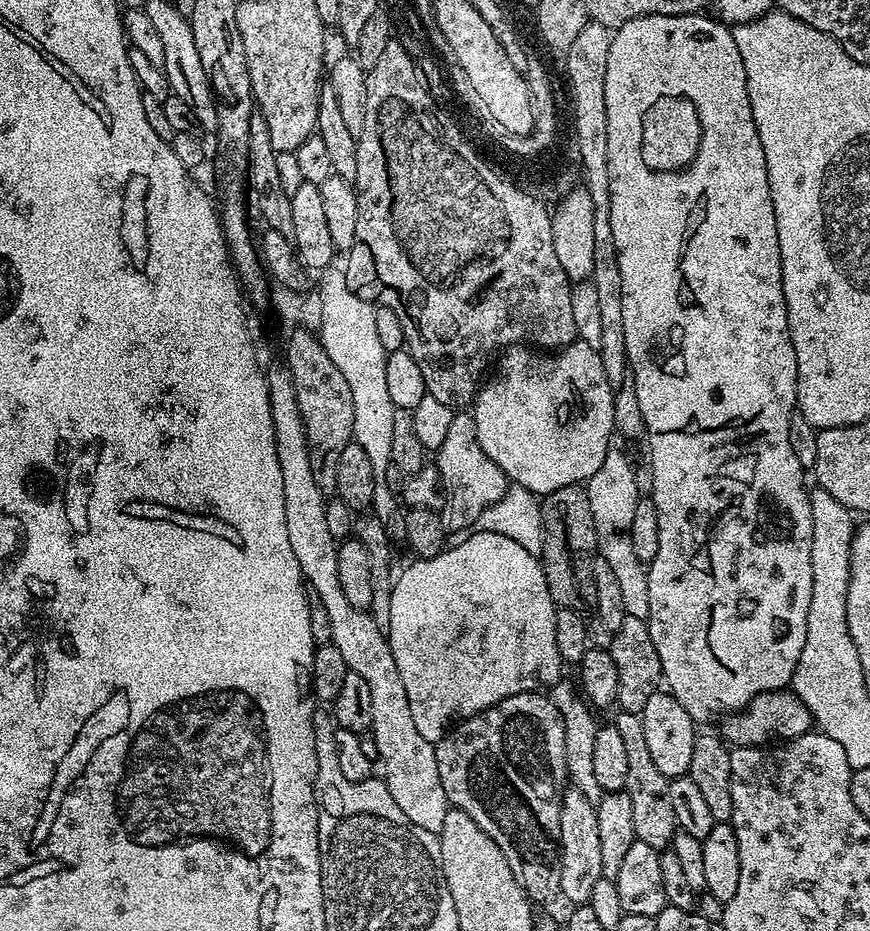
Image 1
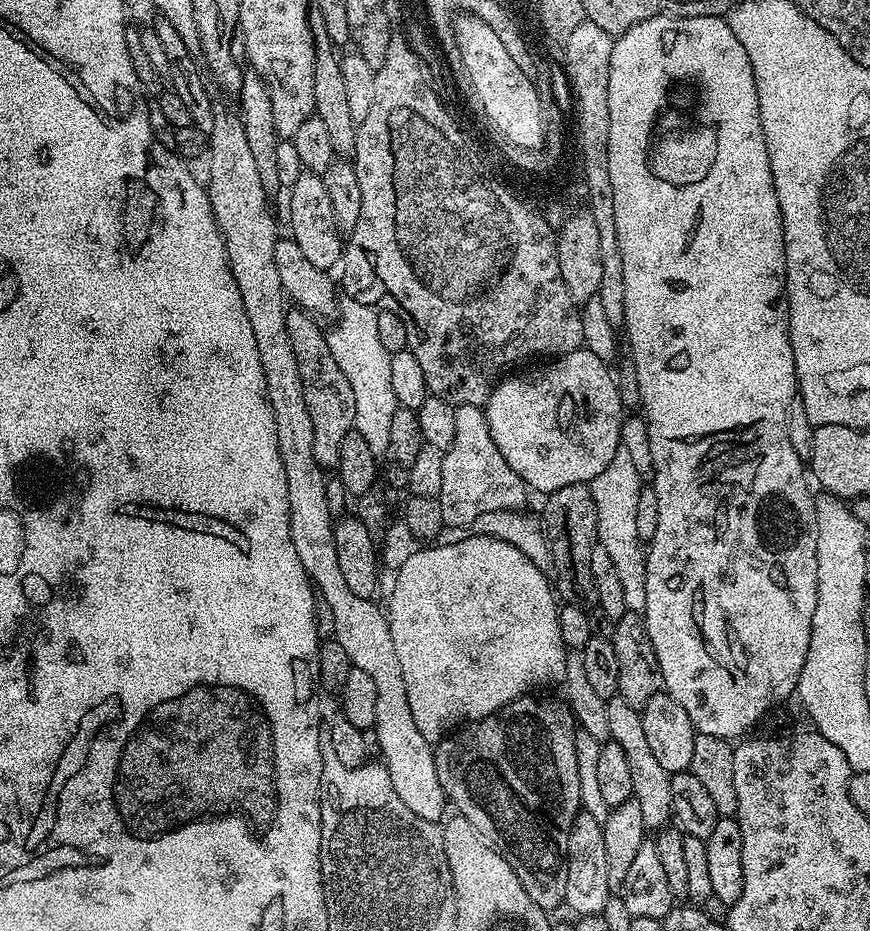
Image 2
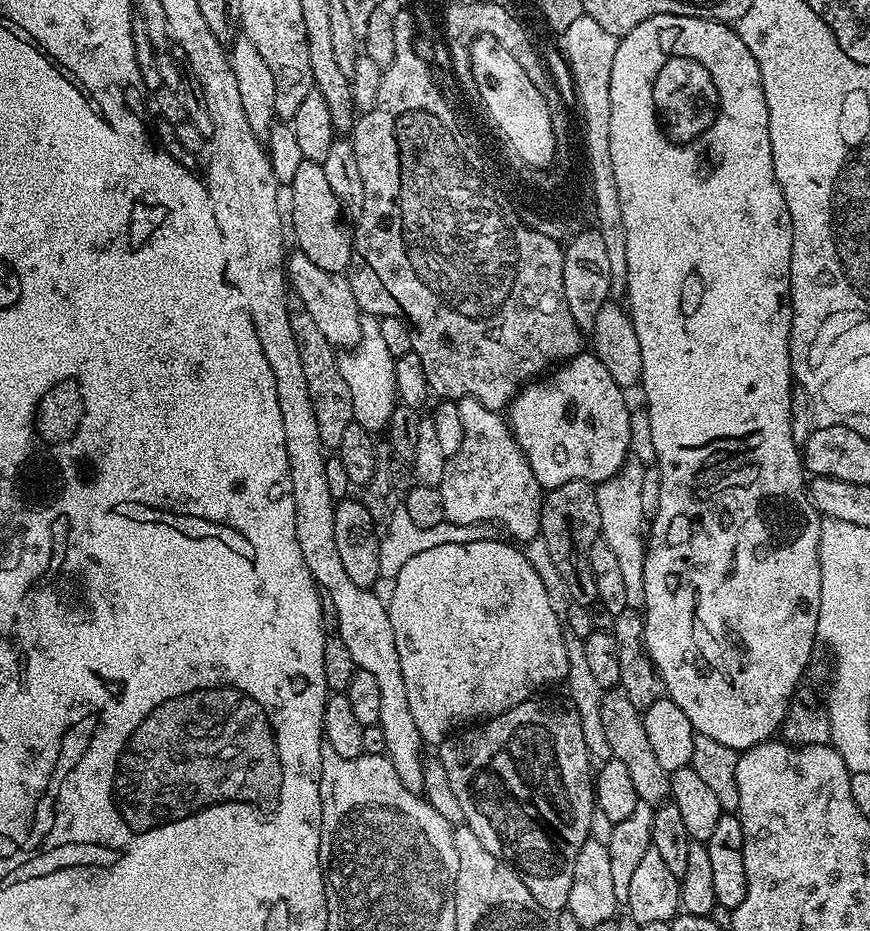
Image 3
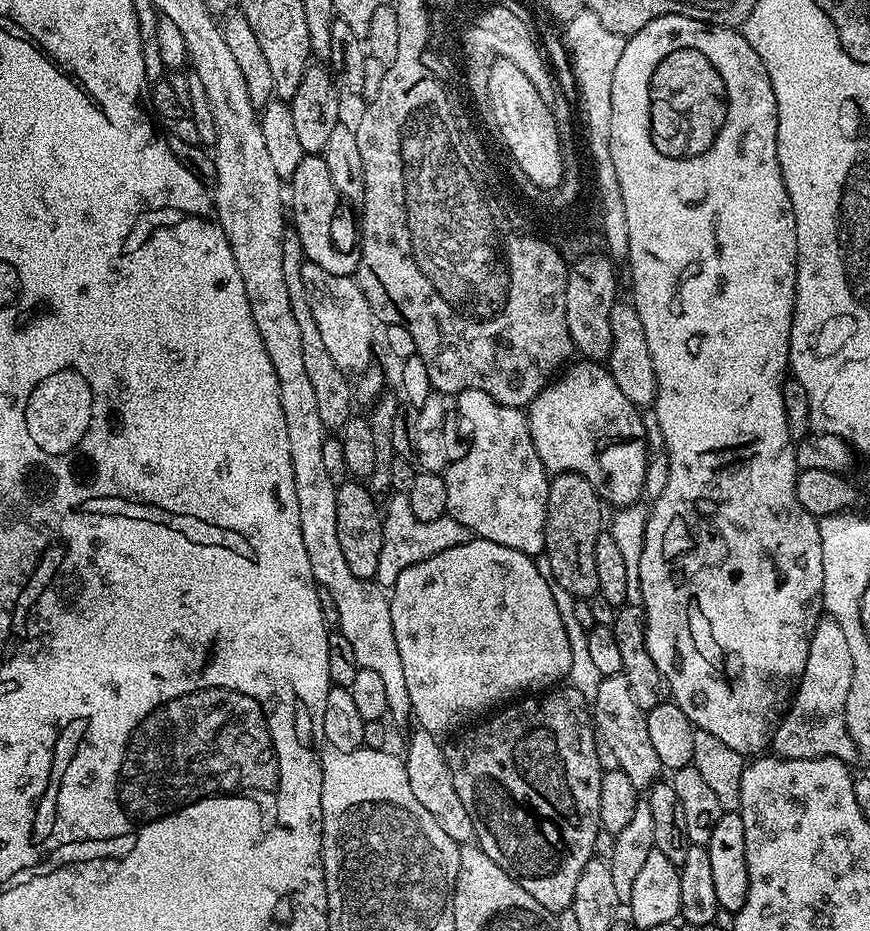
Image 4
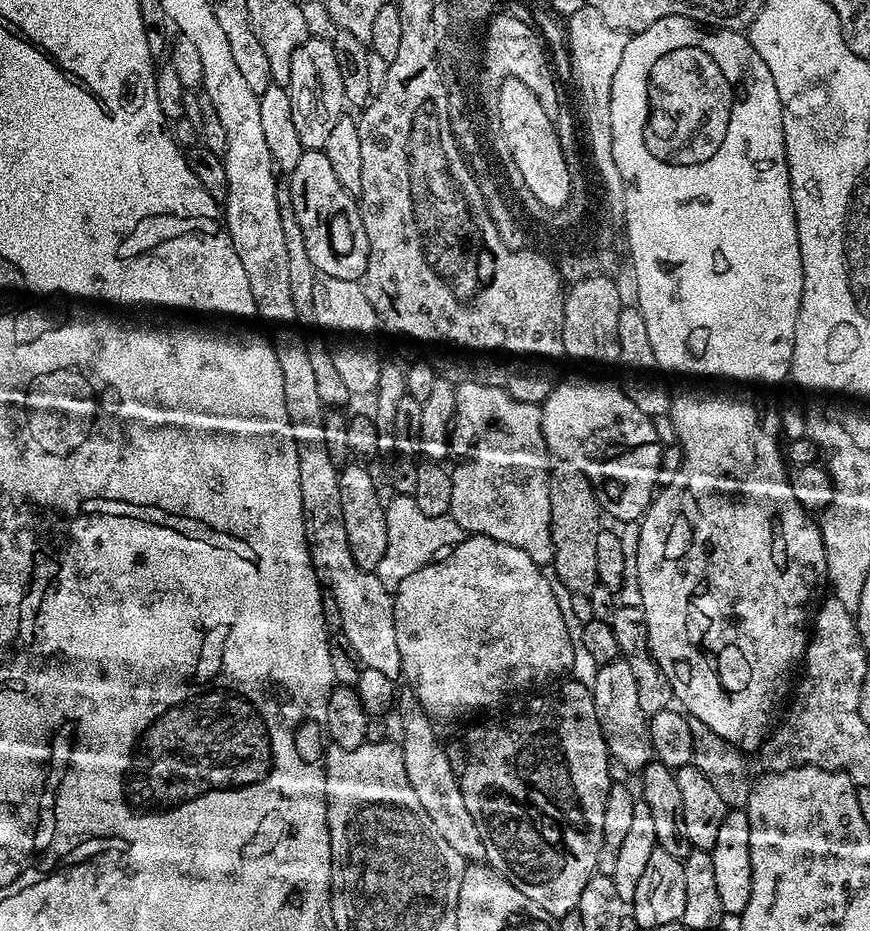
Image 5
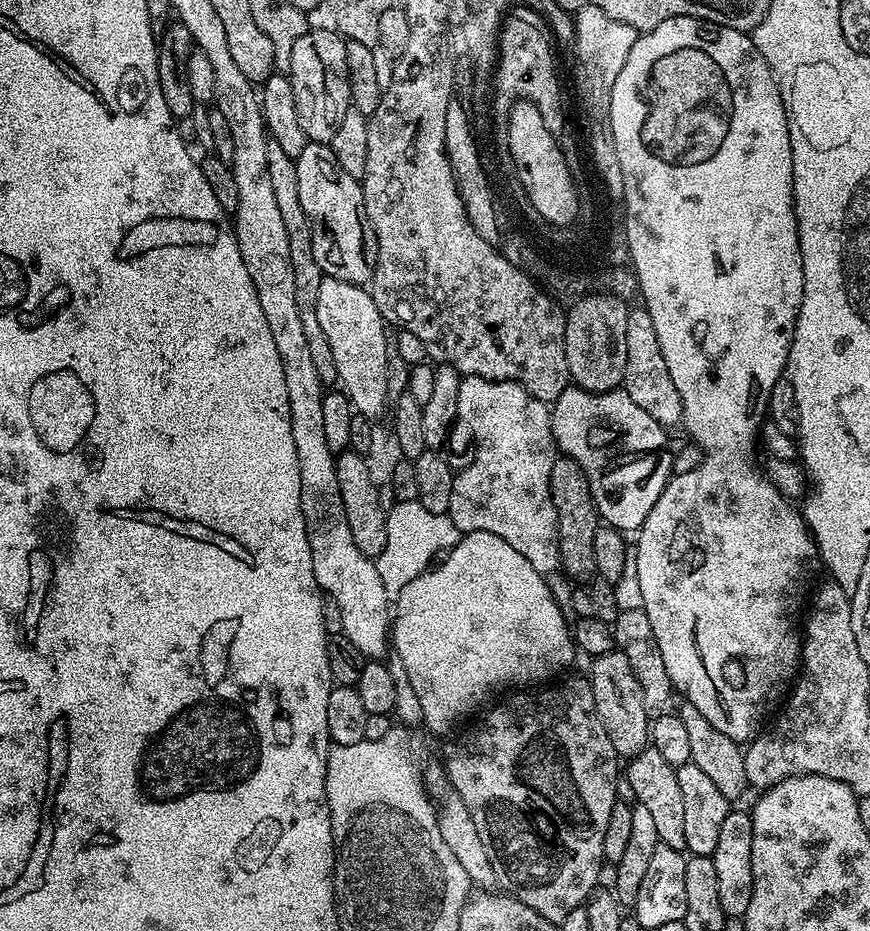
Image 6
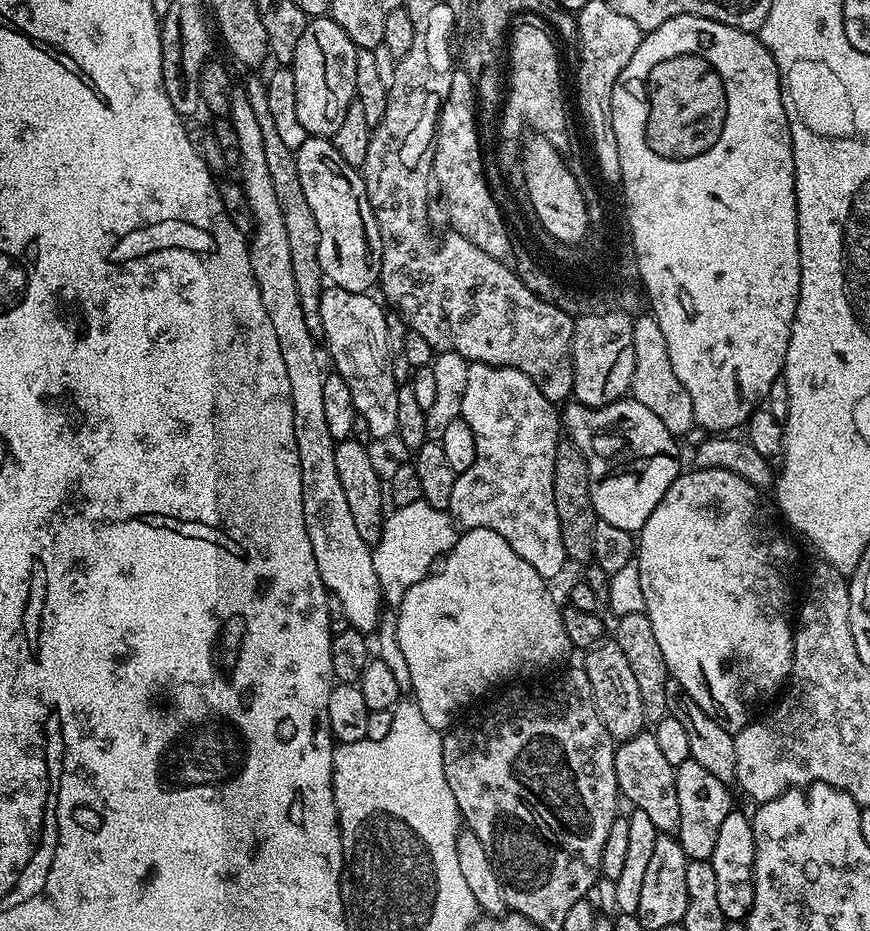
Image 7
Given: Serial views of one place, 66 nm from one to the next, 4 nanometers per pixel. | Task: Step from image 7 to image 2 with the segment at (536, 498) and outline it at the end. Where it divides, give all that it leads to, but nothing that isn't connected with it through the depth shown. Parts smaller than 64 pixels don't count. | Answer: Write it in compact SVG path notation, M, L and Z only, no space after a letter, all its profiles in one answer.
M461 404L454 414L454 442L444 451L442 458L442 490L438 497L445 525L467 526L475 519L481 518L482 514L491 514L494 511L517 511L523 509L523 504L530 497L530 489L524 483L510 462L502 458L498 446L494 444L494 438L490 436L490 426L484 417L483 407L474 404Z

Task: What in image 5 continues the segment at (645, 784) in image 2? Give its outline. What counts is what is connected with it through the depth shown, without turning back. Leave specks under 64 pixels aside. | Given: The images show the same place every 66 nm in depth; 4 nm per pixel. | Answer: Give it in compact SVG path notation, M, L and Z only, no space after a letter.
M618 659L614 662L606 662L599 665L597 677L591 687L594 698L594 710L598 710L598 726L602 726L602 738L606 738L609 757L622 766L626 766L629 774L639 773L646 765L653 763L652 743L650 742L650 730L648 729L648 717L638 703L638 682L630 666L625 660Z

